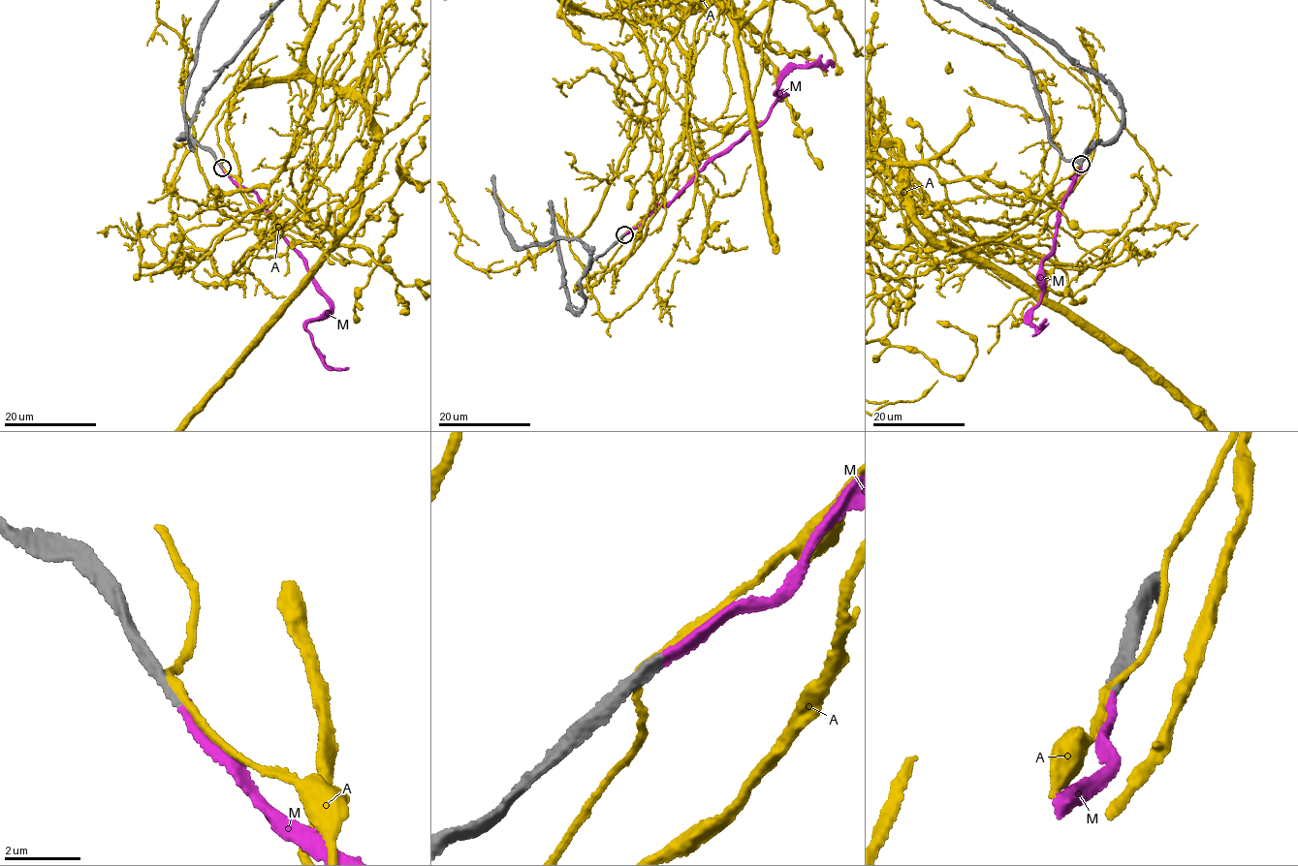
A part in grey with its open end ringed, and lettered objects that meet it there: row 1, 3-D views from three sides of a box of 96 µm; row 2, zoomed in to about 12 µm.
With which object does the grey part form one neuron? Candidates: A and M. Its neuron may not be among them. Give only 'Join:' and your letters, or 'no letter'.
Join: M

